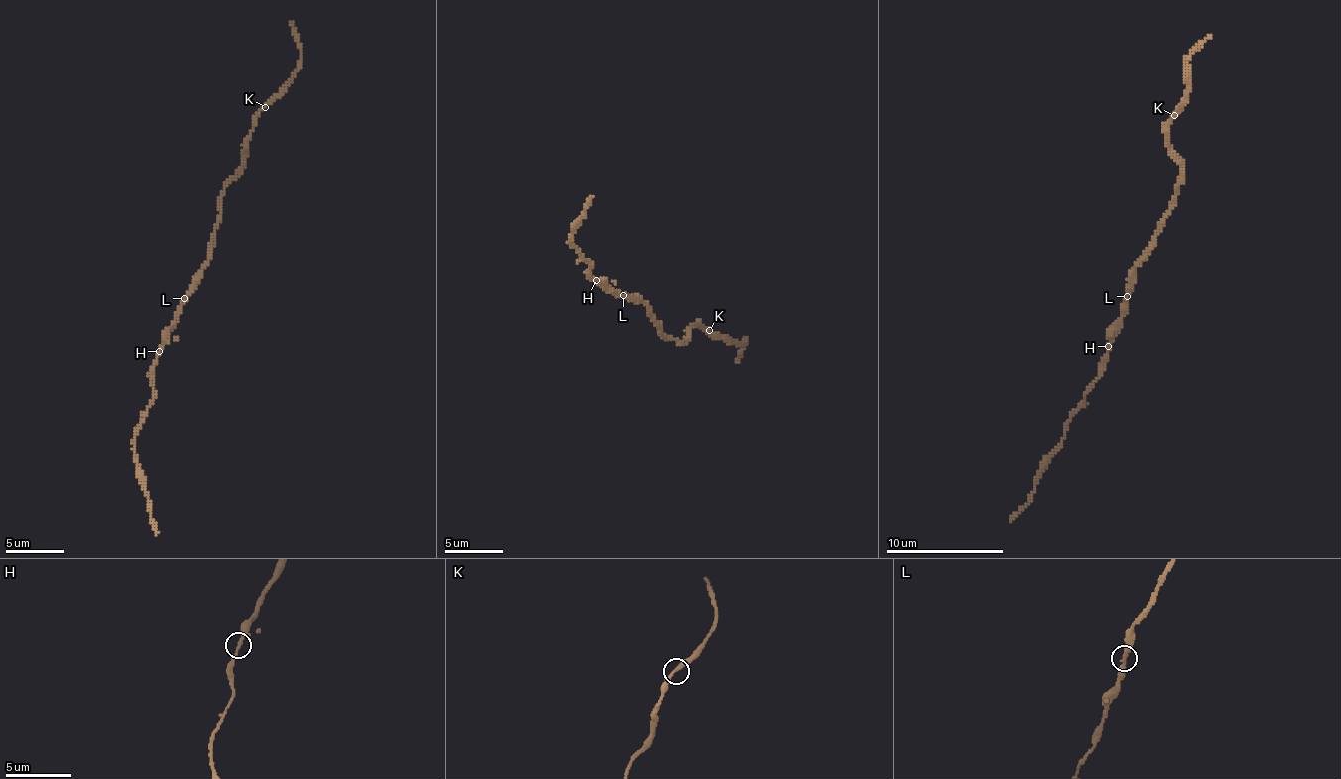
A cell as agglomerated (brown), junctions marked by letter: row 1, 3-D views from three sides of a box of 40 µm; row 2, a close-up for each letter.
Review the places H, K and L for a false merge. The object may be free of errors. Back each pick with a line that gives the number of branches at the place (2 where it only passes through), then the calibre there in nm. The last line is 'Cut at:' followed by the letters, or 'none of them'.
Cut at: none of them

